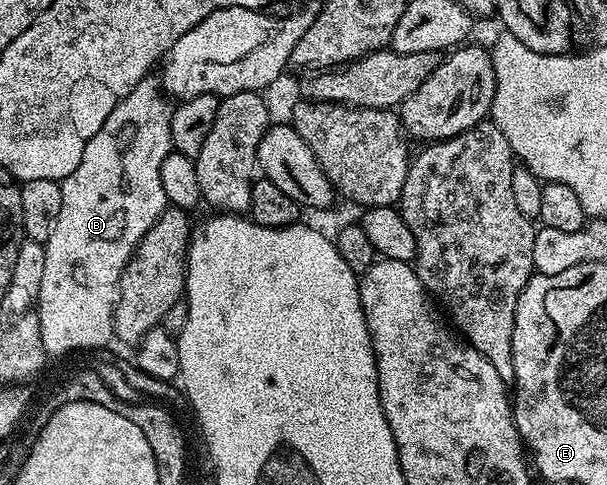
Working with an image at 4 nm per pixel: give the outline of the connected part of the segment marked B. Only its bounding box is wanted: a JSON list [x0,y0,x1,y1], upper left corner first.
[36,78,172,357]

